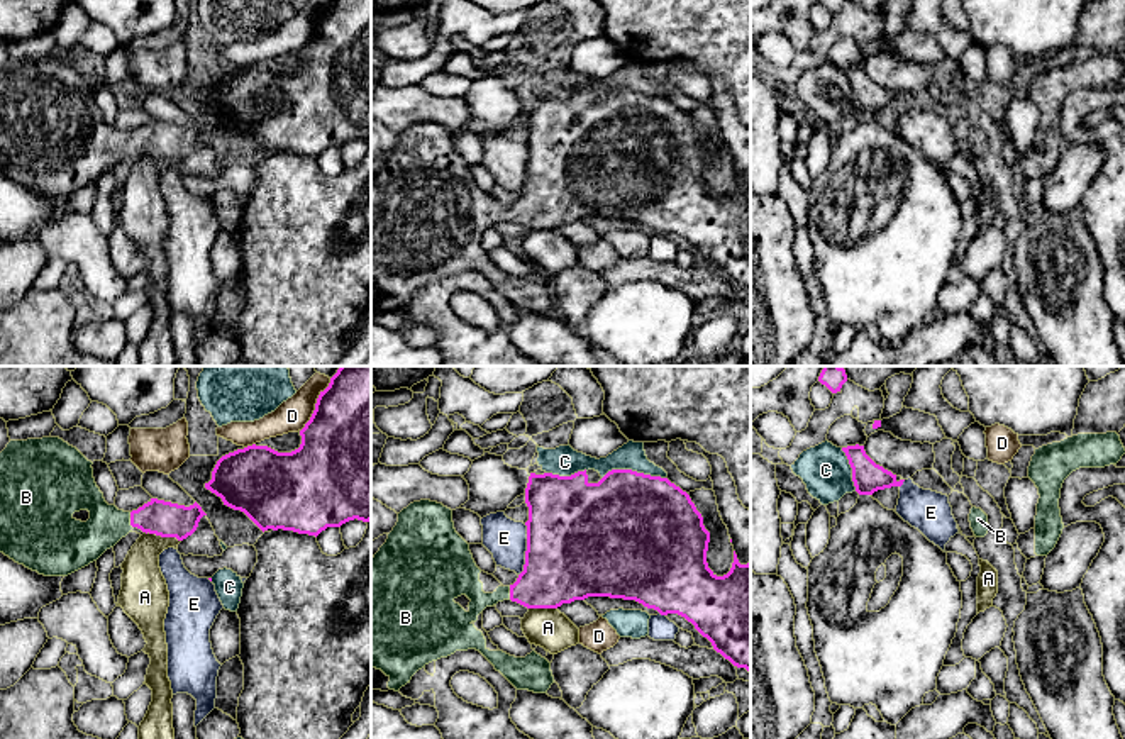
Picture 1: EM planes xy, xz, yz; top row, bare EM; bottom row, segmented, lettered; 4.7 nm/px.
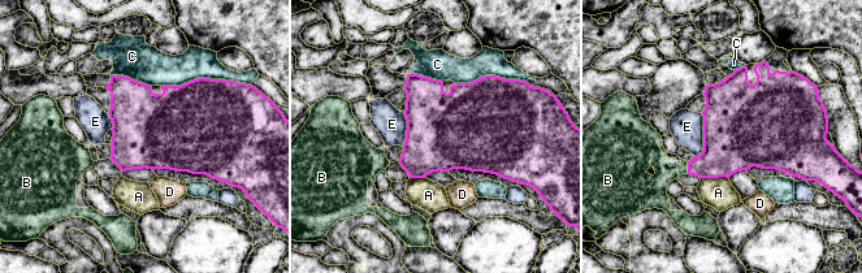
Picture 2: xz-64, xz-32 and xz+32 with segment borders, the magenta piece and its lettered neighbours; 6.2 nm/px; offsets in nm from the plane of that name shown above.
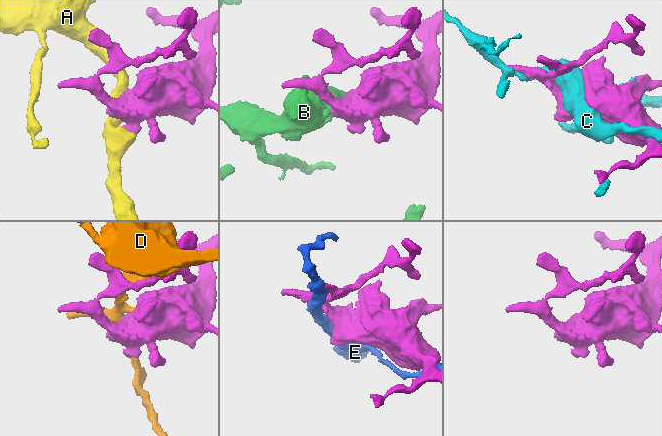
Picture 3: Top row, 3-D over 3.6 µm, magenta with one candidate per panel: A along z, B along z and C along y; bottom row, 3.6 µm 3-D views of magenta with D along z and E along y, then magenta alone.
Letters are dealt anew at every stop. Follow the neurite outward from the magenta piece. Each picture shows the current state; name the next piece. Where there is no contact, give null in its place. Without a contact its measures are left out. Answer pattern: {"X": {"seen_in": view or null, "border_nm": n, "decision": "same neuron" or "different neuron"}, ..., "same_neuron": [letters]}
{"A": {"seen_in": "xy", "border_nm": 170, "decision": "different neuron"}, "B": {"seen_in": "xy", "border_nm": 80, "decision": "same neuron"}, "C": {"seen_in": "xz", "border_nm": 300, "decision": "different neuron"}, "D": {"seen_in": "xy", "border_nm": 280, "decision": "different neuron"}, "E": {"seen_in": "xz", "border_nm": 260, "decision": "different neuron"}, "same_neuron": ["B"]}

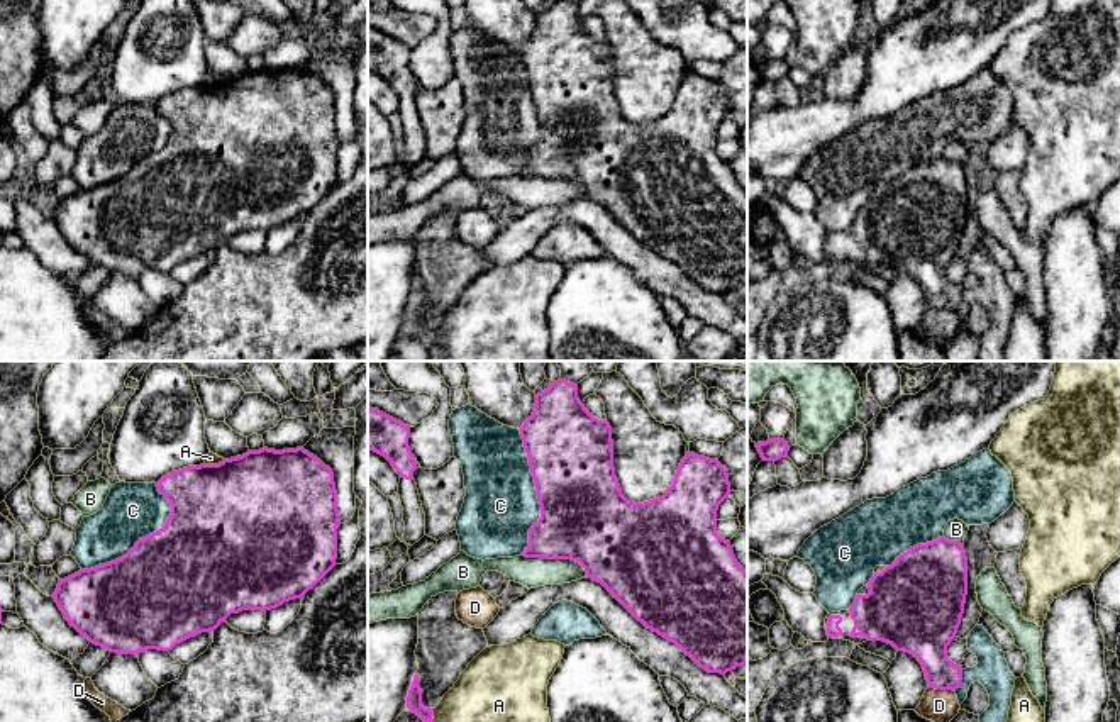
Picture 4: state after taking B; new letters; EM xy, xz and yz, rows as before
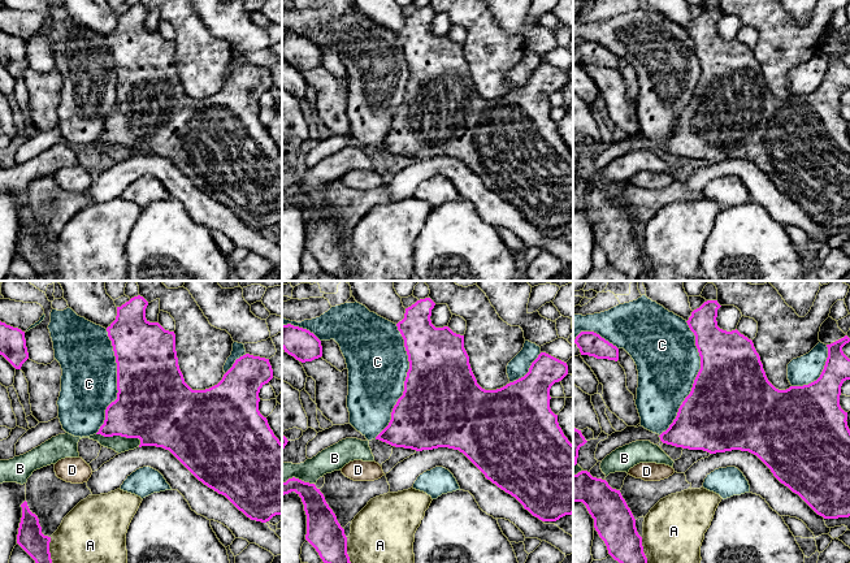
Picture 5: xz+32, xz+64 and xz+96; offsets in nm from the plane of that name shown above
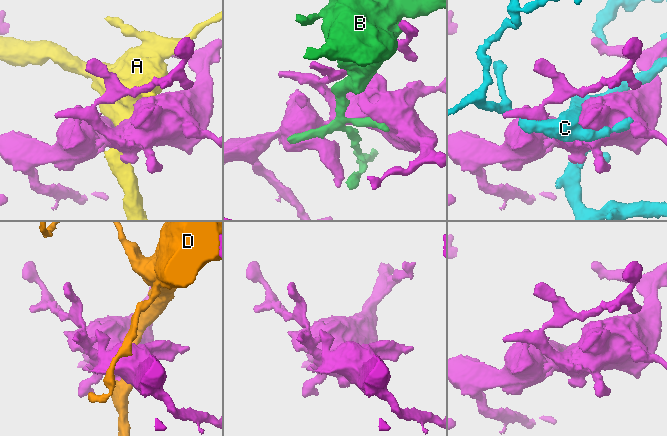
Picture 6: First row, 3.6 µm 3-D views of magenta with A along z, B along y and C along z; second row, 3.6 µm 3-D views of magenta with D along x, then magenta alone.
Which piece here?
{"A": {"seen_in": "xy", "border_nm": 110, "decision": "different neuron"}, "B": {"seen_in": "xz", "border_nm": 340, "decision": "different neuron"}, "C": {"seen_in": "xy", "border_nm": 550, "decision": "different neuron"}, "D": {"seen_in": "yz", "border_nm": 130, "decision": "different neuron"}, "same_neuron": []}

